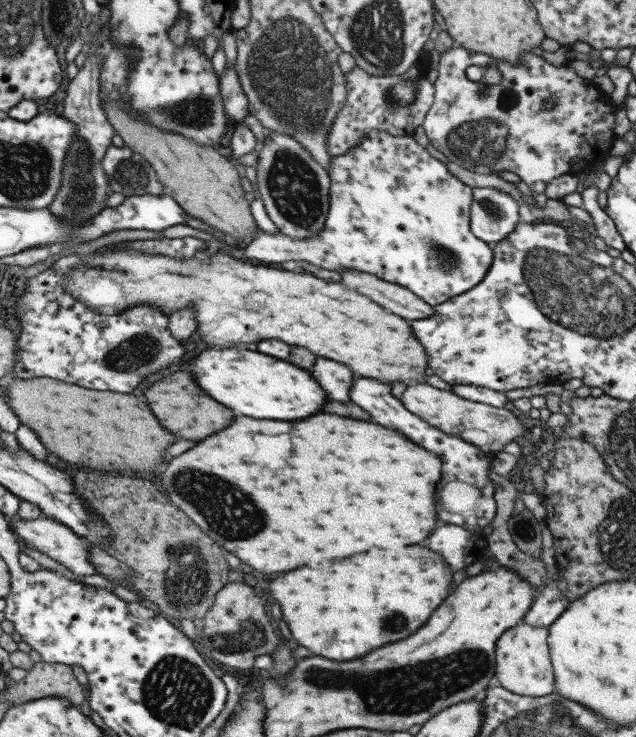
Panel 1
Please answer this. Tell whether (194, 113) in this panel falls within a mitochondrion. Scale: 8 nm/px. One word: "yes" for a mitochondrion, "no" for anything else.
yes

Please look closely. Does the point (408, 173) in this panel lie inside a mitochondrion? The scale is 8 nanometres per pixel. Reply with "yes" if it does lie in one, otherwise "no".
no

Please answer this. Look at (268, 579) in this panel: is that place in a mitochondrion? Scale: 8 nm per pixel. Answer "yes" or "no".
no

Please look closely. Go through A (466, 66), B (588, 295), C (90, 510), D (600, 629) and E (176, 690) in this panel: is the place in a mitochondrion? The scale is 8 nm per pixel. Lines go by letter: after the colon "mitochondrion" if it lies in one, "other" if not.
A: other
B: mitochondrion
C: other
D: other
E: mitochondrion

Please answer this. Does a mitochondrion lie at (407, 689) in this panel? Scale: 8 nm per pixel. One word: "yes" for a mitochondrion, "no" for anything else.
yes

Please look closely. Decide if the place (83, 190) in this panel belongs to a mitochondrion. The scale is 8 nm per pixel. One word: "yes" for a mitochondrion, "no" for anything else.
yes

